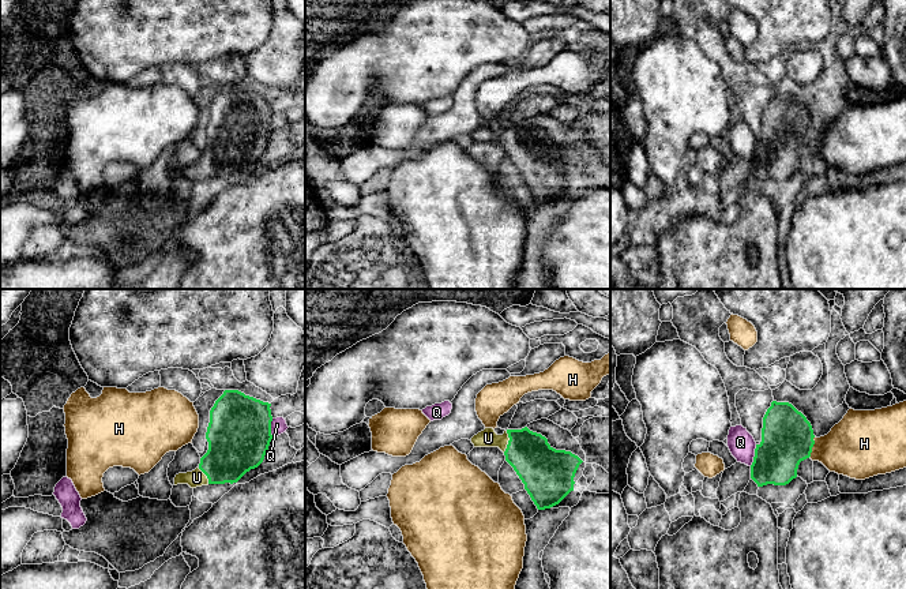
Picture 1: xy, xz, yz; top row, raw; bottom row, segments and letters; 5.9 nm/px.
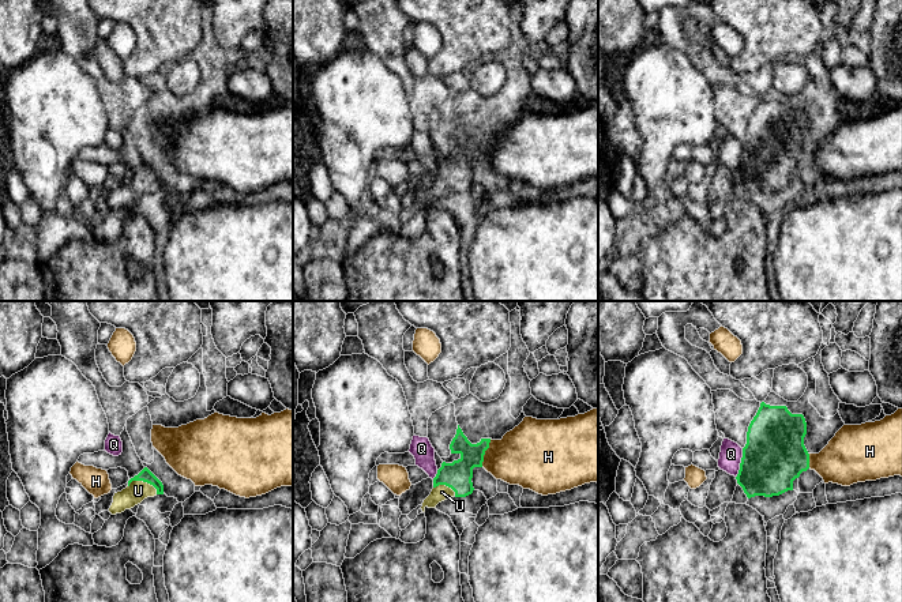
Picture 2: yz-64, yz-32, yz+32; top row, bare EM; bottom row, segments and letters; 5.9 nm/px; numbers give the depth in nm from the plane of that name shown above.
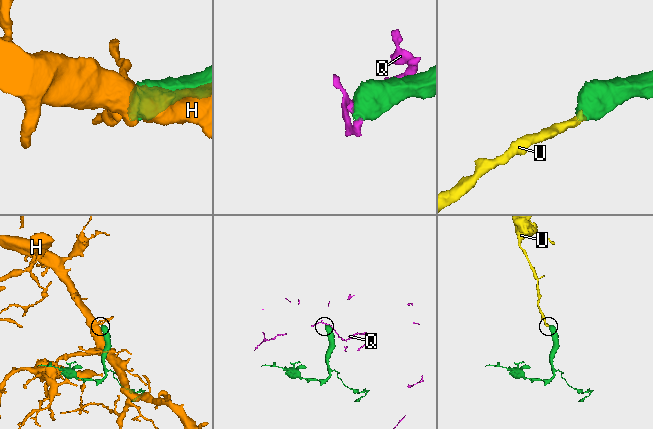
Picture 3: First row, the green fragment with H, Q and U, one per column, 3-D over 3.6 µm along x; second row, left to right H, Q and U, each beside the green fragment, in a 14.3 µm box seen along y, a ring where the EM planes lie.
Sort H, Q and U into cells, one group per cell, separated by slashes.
H / Q / U

